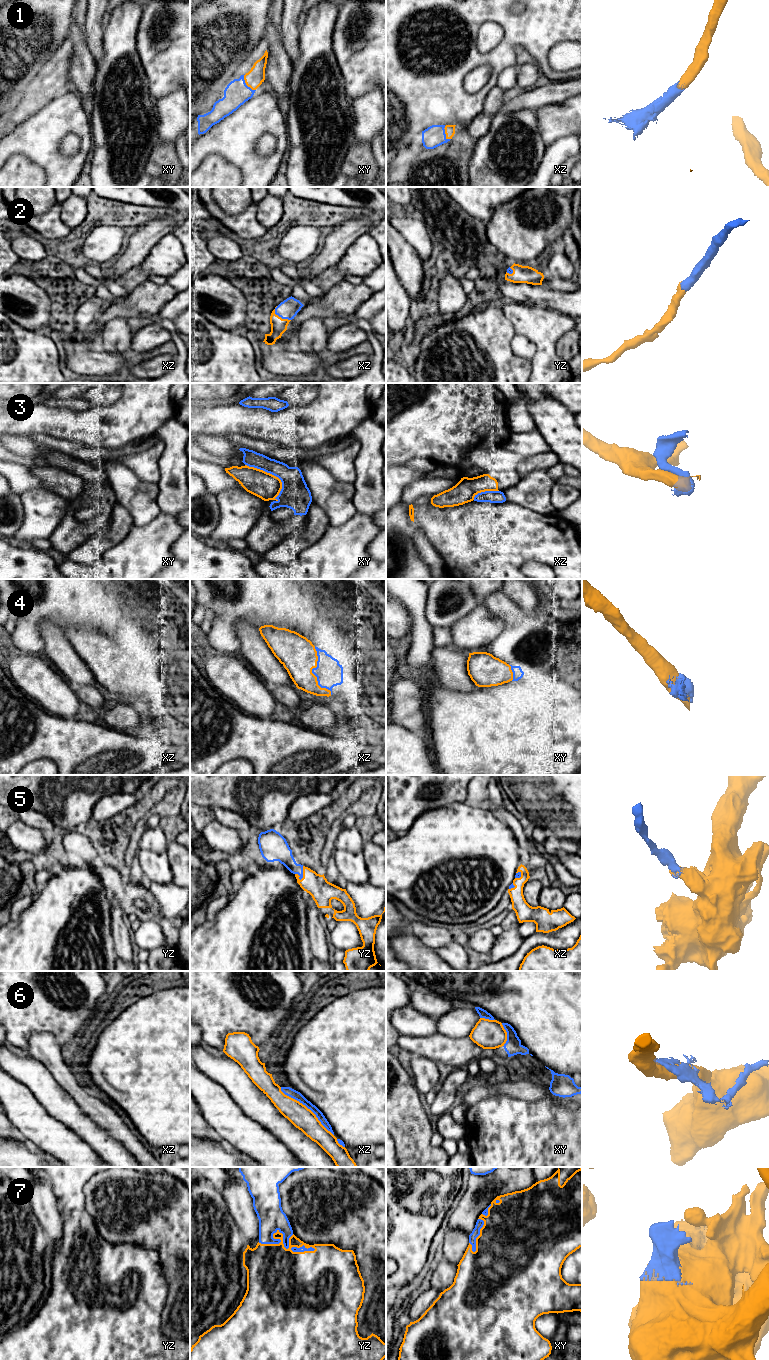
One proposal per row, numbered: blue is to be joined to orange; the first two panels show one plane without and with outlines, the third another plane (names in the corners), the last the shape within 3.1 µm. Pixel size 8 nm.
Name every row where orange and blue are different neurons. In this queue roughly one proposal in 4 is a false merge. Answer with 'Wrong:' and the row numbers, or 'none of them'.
Wrong: 3, 6

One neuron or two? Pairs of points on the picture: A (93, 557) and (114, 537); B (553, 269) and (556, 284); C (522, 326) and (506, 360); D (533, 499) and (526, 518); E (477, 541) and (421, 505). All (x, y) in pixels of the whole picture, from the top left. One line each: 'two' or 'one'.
A: one
B: two
C: two
D: two
E: one

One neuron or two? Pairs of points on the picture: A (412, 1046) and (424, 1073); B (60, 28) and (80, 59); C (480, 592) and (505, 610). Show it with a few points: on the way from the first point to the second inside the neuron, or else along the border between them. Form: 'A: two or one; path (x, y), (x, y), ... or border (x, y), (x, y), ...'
A: two; border (412, 1054), (424, 1056), (437, 1063)
B: two; border (74, 17), (66, 37)
C: one; path (486, 592), (499, 604)

